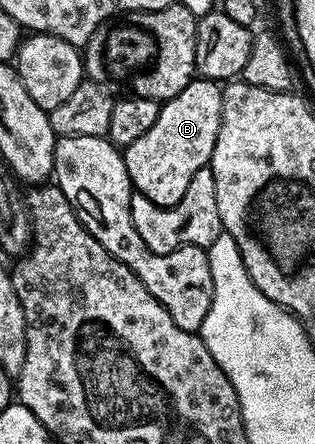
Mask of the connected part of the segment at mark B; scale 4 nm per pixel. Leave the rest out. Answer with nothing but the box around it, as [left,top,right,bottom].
[122,78,222,208]

